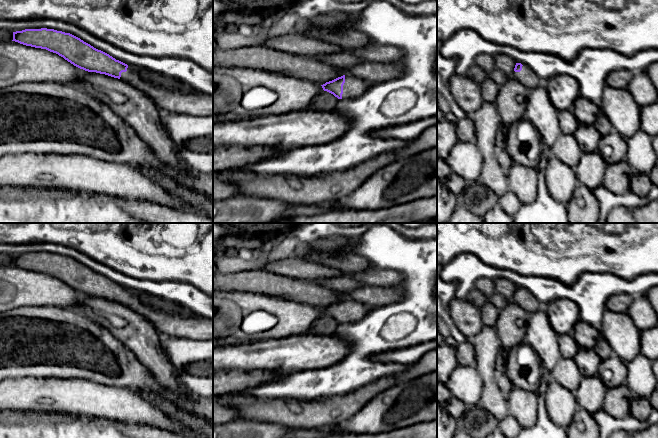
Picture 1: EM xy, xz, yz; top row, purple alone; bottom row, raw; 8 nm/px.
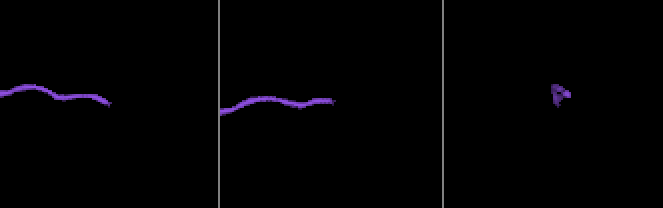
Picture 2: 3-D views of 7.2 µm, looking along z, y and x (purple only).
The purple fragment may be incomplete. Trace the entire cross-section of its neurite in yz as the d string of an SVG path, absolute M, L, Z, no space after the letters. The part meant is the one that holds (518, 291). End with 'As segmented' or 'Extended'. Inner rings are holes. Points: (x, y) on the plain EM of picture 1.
M516 287L513 301L520 305L528 314L539 310L538 300L526 289Z. Extended

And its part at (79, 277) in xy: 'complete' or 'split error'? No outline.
split error

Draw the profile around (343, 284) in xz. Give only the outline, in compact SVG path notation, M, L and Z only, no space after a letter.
M348 275L337 278L324 278L310 281L320 284L324 287L334 289L335 291L340 293L346 293L356 288L365 286L363 283L353 279L352 277L349 277Z

